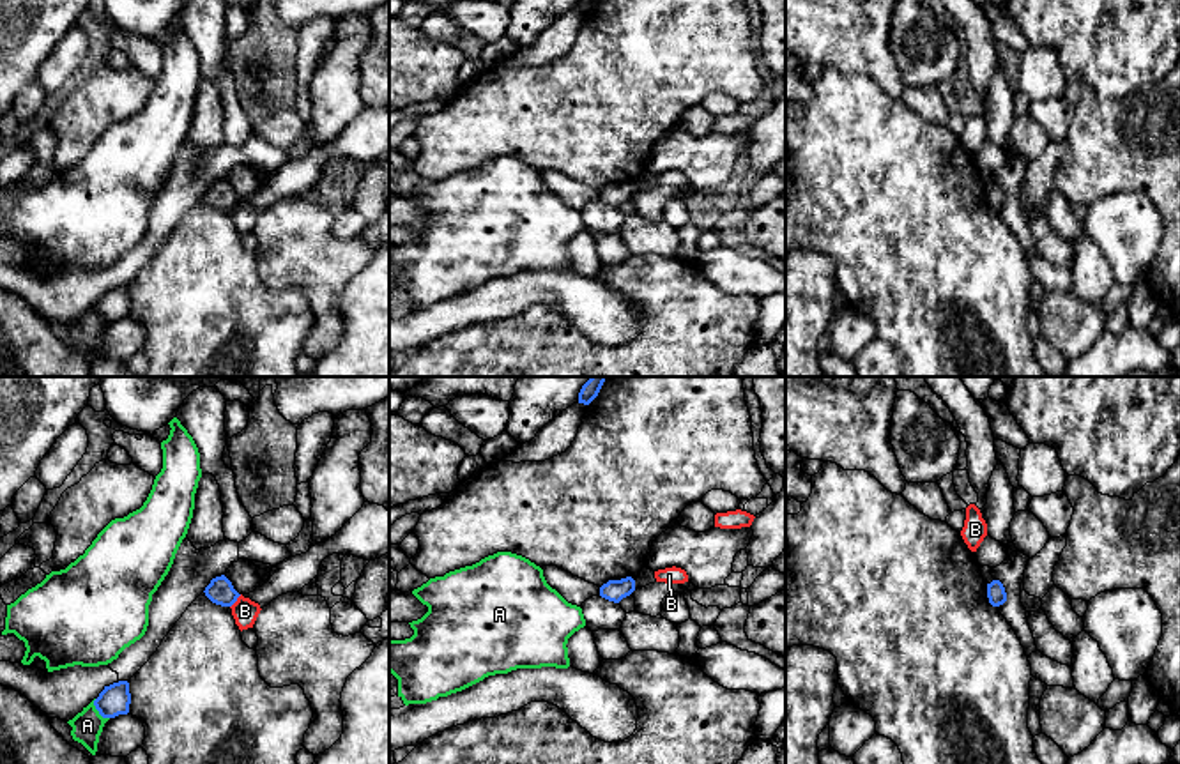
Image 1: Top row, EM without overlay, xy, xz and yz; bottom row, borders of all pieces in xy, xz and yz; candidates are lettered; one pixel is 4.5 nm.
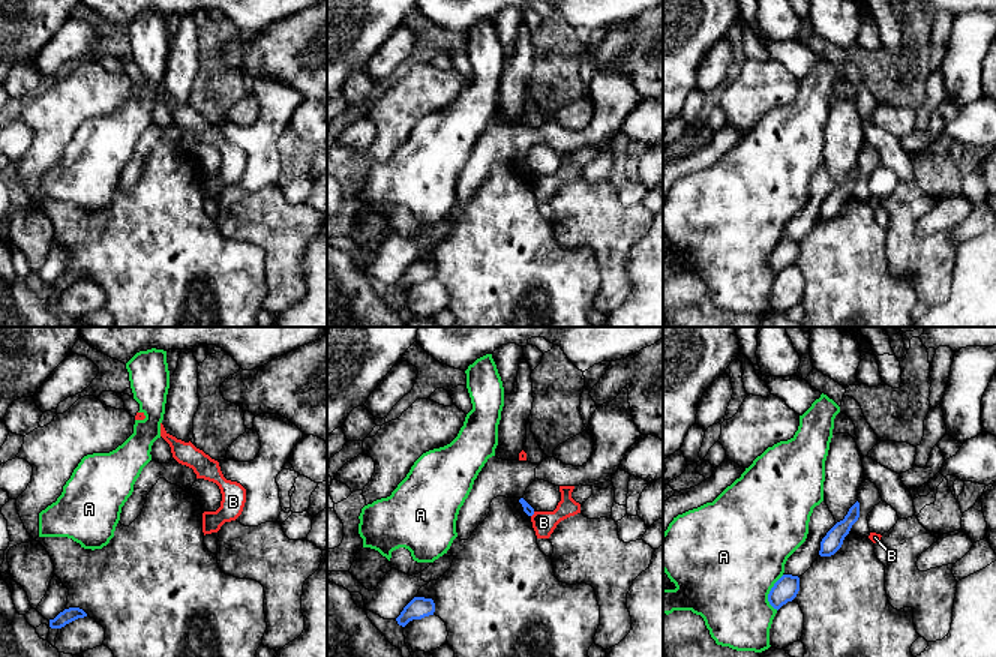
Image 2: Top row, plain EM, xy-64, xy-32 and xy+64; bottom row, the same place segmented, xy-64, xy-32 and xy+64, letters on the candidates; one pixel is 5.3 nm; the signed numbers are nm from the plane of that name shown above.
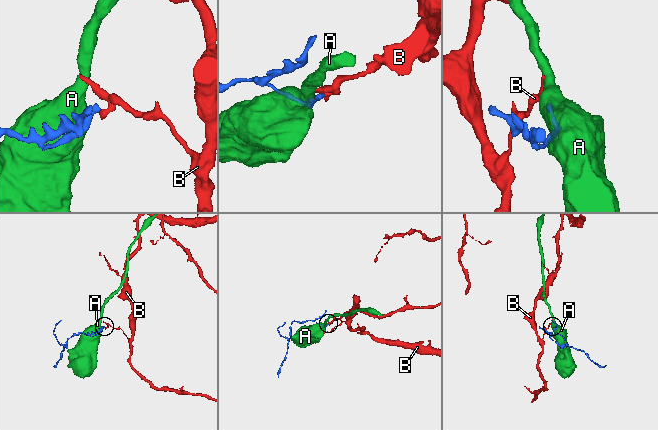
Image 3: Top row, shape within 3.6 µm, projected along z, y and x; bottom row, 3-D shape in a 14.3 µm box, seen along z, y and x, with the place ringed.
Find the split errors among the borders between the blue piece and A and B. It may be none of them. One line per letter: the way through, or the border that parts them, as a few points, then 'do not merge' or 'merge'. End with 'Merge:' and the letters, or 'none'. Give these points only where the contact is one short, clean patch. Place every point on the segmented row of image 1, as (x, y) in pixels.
A: do not merge
B: border xy (241, 595), (230, 607); do not merge
Merge: none

